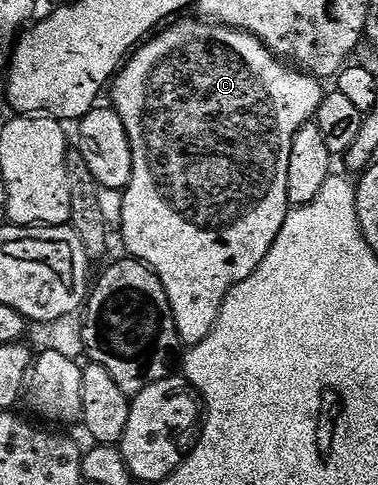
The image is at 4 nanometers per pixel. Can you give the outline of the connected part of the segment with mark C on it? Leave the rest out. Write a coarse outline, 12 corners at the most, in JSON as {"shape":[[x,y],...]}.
{"shape":[[163,26],[112,80],[125,254],[179,340],[273,251],[324,88]]}

